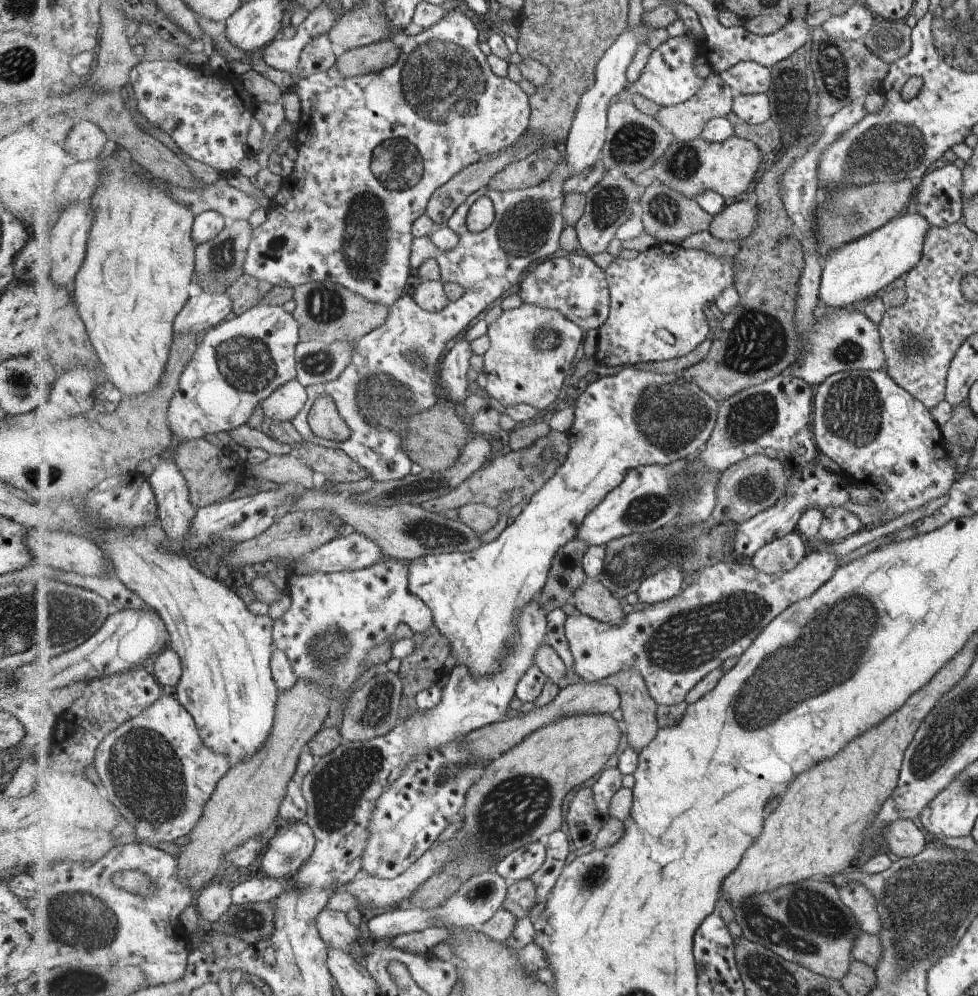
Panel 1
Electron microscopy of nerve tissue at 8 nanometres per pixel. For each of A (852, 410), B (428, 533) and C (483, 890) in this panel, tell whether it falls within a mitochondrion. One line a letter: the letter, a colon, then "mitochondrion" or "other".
A: mitochondrion
B: mitochondrion
C: mitochondrion

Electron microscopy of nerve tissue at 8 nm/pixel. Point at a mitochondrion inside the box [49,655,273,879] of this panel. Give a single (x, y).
(144, 771)

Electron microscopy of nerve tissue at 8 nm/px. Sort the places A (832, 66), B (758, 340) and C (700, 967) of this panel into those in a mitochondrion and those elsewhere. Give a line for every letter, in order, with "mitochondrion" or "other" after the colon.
A: mitochondrion
B: mitochondrion
C: other

